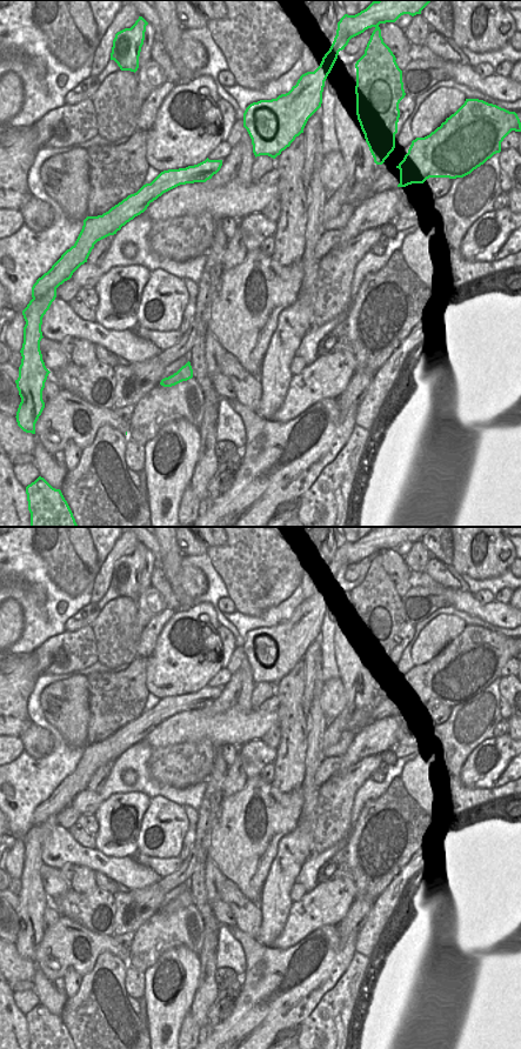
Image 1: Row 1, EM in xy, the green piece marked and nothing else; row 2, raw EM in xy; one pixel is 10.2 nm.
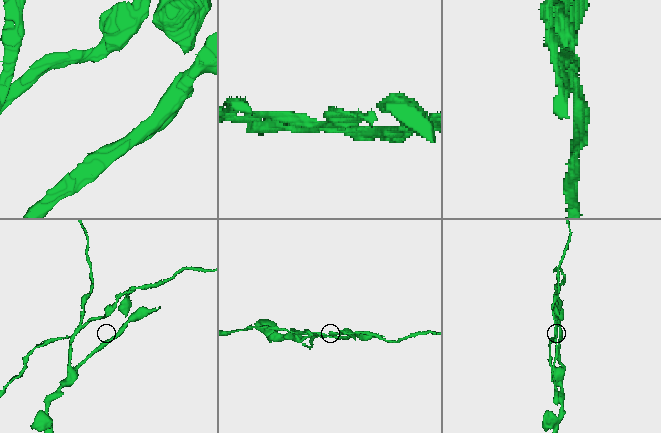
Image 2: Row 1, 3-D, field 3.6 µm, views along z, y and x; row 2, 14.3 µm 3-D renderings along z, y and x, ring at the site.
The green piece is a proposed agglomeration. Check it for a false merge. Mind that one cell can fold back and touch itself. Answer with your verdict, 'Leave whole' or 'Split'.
Split

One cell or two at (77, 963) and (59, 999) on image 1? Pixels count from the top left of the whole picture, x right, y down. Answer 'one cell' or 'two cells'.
two cells

